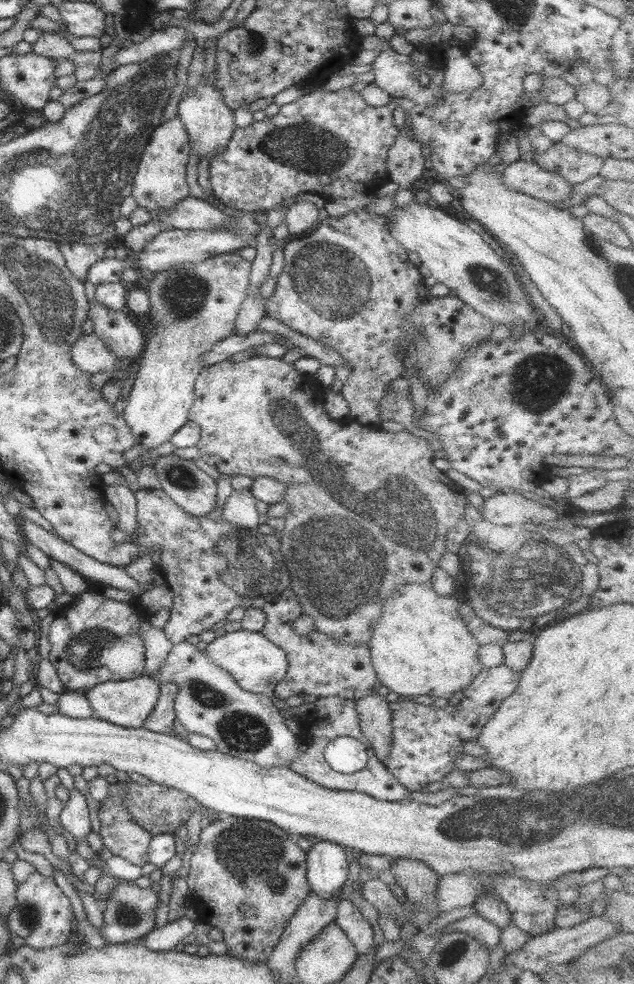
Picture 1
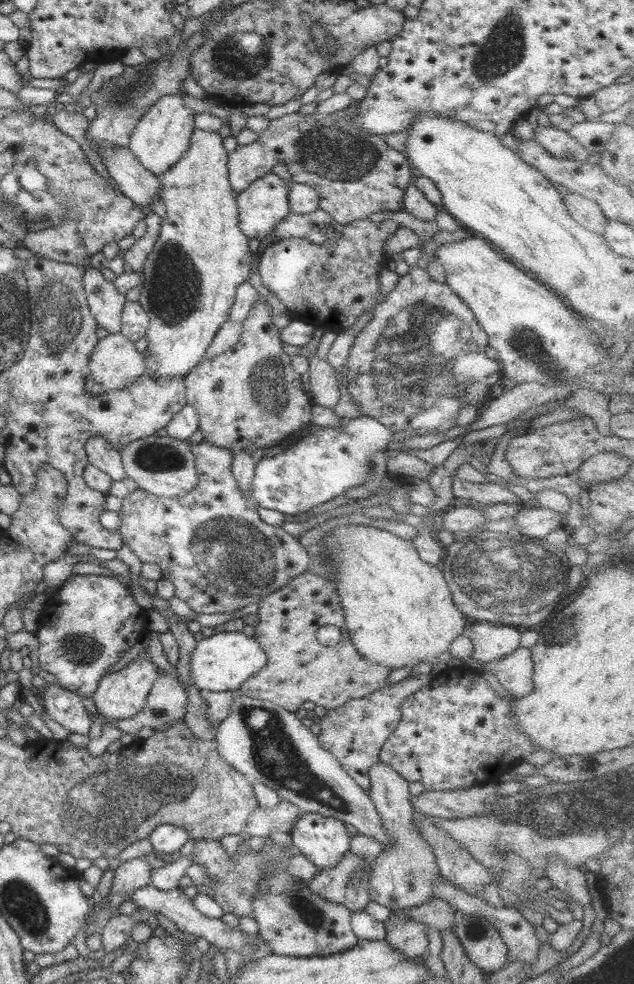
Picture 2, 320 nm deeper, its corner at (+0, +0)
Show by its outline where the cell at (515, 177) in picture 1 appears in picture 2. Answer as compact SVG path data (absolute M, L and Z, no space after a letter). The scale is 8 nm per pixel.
M573 192L568 193L563 197L564 204L569 210L570 216L577 220L586 229L602 235L605 232L607 218L597 205L597 202L584 198Z

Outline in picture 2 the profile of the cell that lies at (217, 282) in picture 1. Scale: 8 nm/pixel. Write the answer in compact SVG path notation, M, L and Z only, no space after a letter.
M195 128L182 159L168 172L157 176L161 182L159 198L166 206L166 218L162 219L158 238L142 270L139 303L149 316L145 336L149 342L149 354L145 358L147 374L159 380L174 376L184 378L194 366L204 361L207 346L227 321L238 285L248 281L251 276L254 253L248 247L249 238L239 227L237 194L229 181L229 154L222 140L216 131Z

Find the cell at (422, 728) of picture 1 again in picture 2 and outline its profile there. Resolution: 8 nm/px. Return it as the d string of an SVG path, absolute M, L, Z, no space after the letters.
M454 668L445 675L433 676L428 686L423 686L401 704L399 725L382 745L379 760L389 764L409 783L420 782L426 791L469 789L496 783L501 775L522 762L522 758L539 750L523 733L508 699L498 695L478 671L468 670L462 674Z

